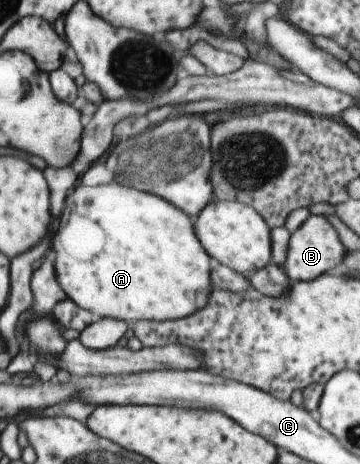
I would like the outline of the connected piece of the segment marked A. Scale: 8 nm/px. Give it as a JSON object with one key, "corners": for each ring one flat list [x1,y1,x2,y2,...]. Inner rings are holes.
{"corners":[[116,180,109,184,98,185,88,189,86,186,76,185,74,190,64,201,64,209,62,215,59,215,59,226,56,233,53,233,52,249,50,255,54,261,54,275,58,285,64,291,66,297,75,302,82,309,89,310,94,315,95,319,117,319,124,321,124,323,133,324,135,321,172,321,182,320,185,317,193,316,194,313,204,309,209,304,210,296,213,295,213,286,210,283,210,271,214,261,210,255,206,253,205,247,201,245,201,241,197,237,193,219,185,213,184,210,178,209,177,206,172,205,166,201,165,198,138,190,132,186,121,185]]}

